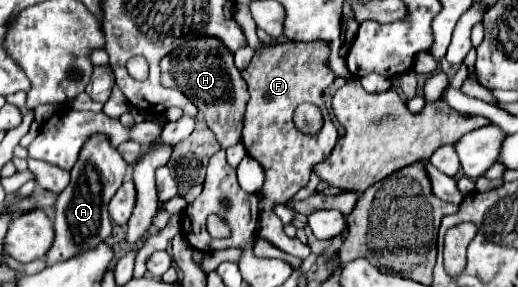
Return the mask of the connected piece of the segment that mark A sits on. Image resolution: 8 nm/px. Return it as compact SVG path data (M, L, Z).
M92 134L84 144L78 162L72 168L72 180L66 190L58 196L56 202L56 218L54 230L56 238L52 248L46 254L48 266L54 262L62 262L72 258L72 254L80 254L102 242L112 232L112 220L108 216L108 202L124 182L128 162L120 156L120 152L108 142L106 136Z

